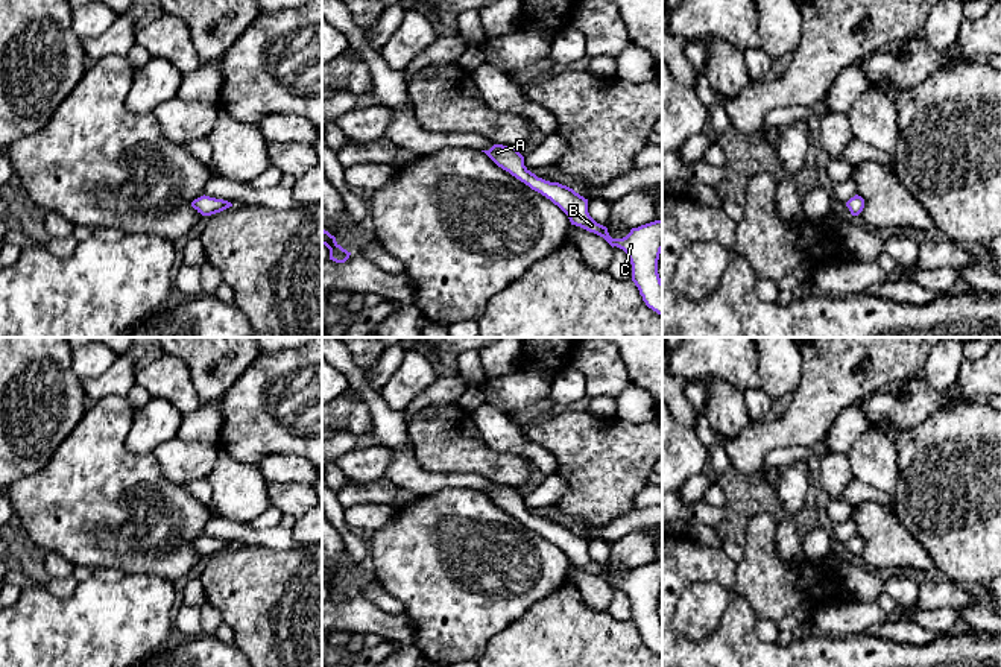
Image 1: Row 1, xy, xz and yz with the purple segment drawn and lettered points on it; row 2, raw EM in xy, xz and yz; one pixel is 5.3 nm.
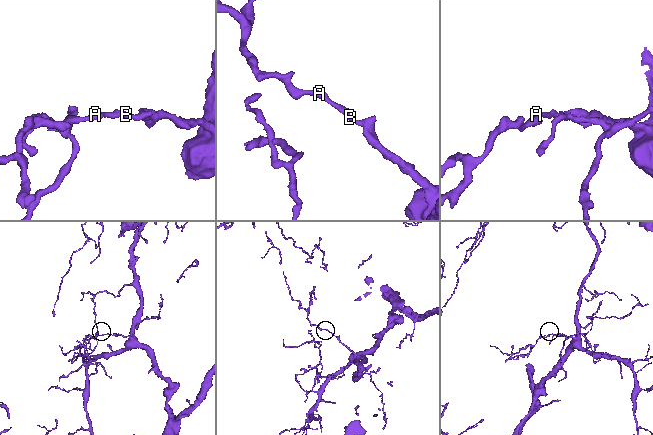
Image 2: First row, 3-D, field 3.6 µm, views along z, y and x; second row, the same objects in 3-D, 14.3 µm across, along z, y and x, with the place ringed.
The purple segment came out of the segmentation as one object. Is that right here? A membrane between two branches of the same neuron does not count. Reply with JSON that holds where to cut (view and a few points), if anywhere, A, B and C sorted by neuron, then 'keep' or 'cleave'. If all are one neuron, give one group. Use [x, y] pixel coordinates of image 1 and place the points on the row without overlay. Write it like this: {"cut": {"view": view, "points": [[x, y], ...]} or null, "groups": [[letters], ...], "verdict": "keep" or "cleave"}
{"cut": {"view": "xz", "points": [[558, 529], [552, 526], [546, 535], [538, 532]]}, "groups": [["A"], ["B", "C"]], "verdict": "cleave"}

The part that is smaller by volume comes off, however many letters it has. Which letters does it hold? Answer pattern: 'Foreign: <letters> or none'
Foreign: A

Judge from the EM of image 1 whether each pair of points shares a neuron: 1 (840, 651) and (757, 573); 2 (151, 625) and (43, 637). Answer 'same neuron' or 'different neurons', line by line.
1: different neurons
2: same neuron

